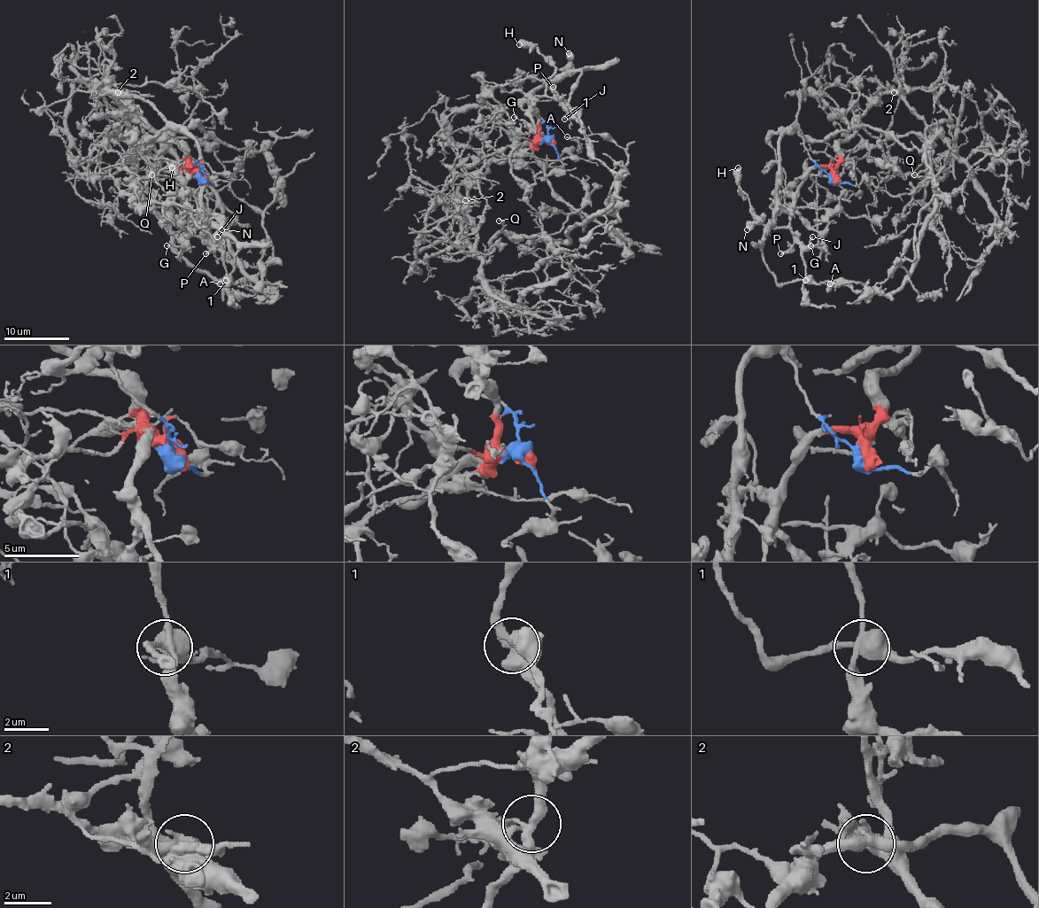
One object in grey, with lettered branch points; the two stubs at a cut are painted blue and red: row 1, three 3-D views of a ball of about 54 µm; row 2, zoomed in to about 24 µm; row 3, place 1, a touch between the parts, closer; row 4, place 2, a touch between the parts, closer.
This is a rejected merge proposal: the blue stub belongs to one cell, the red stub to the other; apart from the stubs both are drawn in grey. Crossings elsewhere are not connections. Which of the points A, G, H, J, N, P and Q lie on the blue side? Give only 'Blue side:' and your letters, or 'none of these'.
Blue side: A

